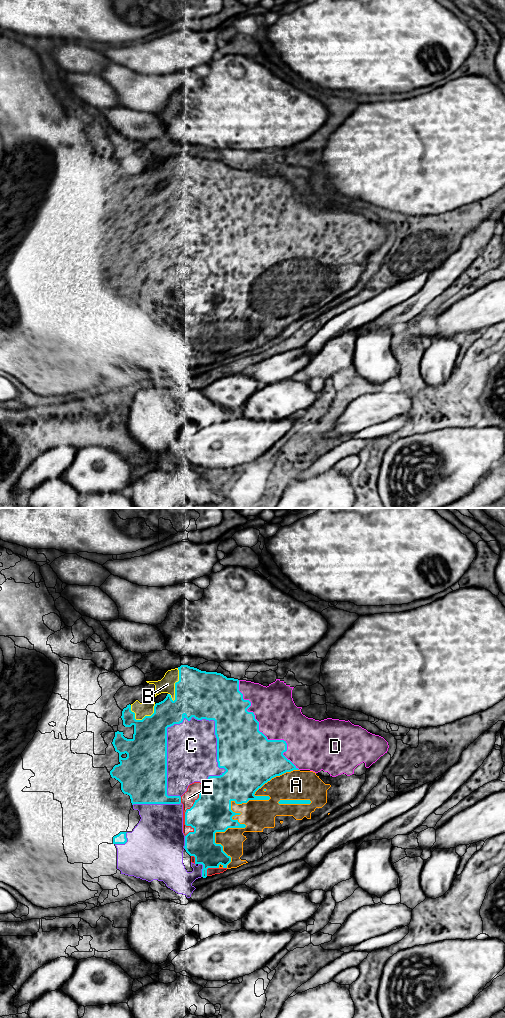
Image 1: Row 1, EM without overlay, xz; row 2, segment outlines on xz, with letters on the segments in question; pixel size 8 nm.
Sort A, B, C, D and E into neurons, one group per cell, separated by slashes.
A B C D E

